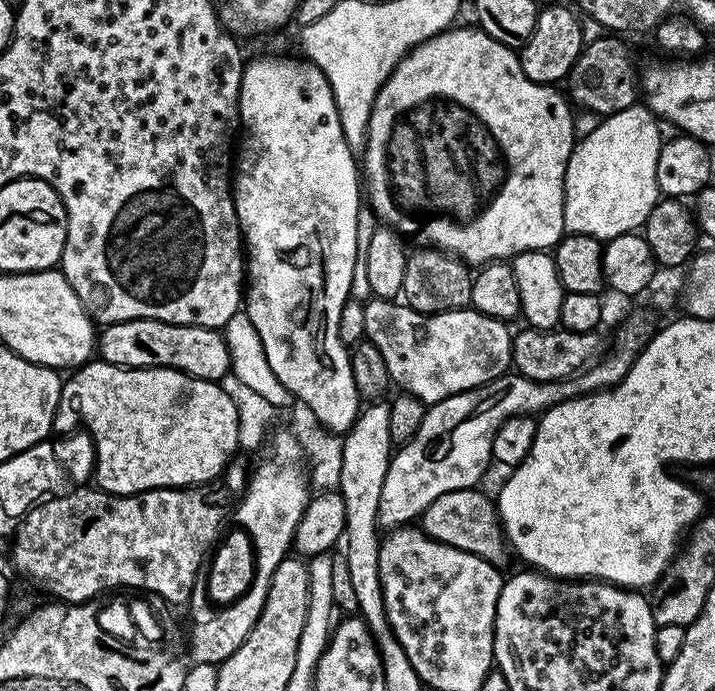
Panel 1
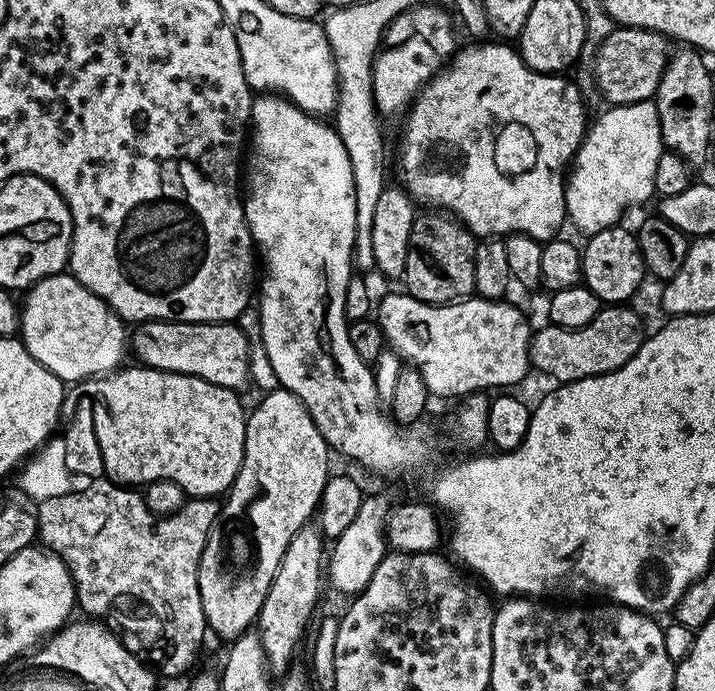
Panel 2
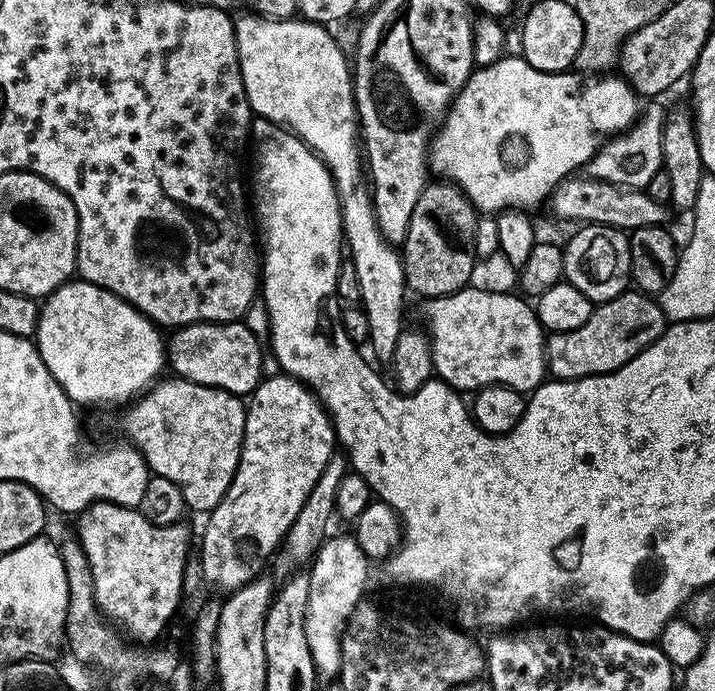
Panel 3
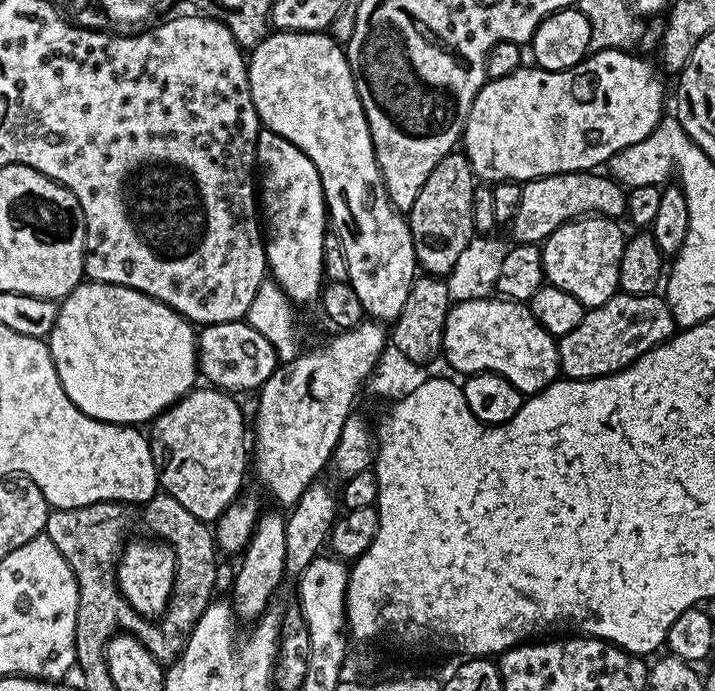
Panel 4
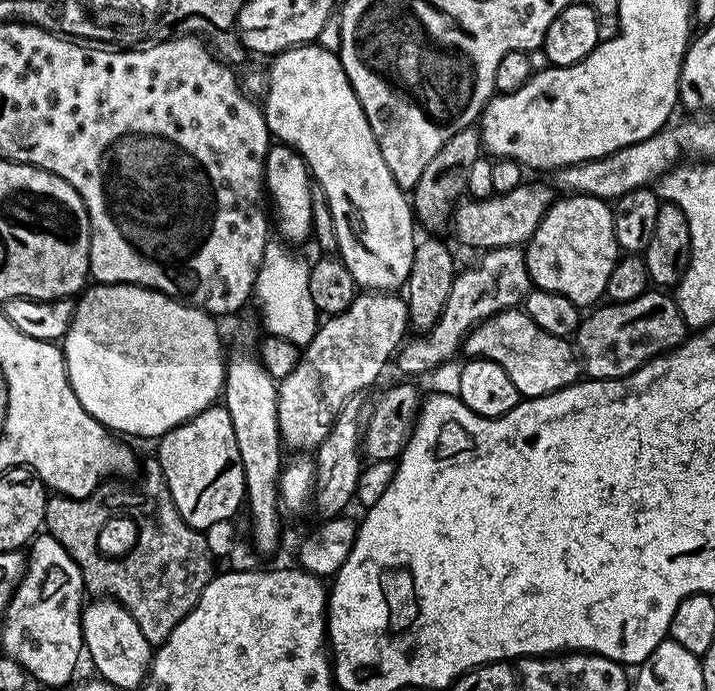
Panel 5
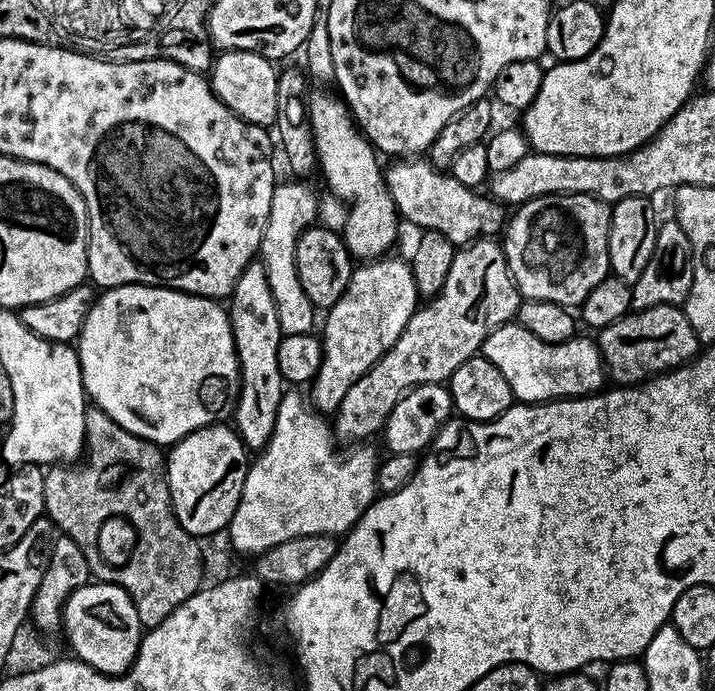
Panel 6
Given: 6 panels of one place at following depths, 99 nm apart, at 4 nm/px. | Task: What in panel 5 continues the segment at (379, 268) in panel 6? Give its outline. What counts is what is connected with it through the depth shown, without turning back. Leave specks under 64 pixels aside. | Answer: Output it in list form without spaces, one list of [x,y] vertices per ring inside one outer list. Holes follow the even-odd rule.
[[[371,290],[365,291],[363,294],[357,295],[354,302],[350,302],[350,306],[345,312],[340,312],[336,316],[329,316],[321,323],[320,327],[316,329],[314,338],[307,344],[300,354],[300,361],[294,366],[294,370],[290,374],[286,374],[284,380],[279,381],[278,384],[278,426],[280,427],[281,441],[289,449],[292,448],[308,448],[314,450],[326,438],[326,434],[330,434],[330,426],[334,426],[336,415],[342,410],[342,406],[347,402],[351,396],[363,393],[363,388],[368,388],[380,376],[380,371],[383,370],[387,364],[397,355],[398,349],[405,343],[406,335],[404,331],[409,331],[407,302],[405,297],[400,294],[393,294],[390,292],[373,292]]]

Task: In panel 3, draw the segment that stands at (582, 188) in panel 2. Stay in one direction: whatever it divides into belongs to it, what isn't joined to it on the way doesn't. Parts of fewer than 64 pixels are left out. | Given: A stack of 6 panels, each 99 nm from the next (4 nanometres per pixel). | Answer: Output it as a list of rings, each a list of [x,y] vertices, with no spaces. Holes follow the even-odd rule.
[[[658,102],[649,103],[641,111],[640,117],[628,129],[605,141],[603,147],[596,152],[586,165],[587,175],[591,179],[610,181],[615,184],[630,185],[633,188],[646,188],[654,174],[661,171],[663,160],[661,158],[661,134],[664,129],[666,115]]]

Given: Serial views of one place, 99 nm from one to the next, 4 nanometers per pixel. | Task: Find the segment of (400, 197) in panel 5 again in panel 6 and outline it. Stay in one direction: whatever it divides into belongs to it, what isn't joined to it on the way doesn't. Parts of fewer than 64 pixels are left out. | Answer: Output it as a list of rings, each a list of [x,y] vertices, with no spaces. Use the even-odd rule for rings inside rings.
[[[314,92],[307,97],[308,123],[316,143],[318,168],[322,176],[324,172],[329,190],[338,199],[348,203],[348,217],[344,220],[344,228],[342,227],[344,247],[360,262],[383,257],[396,240],[398,213],[392,195],[384,184],[385,169],[382,164],[380,168],[381,157],[356,127],[348,105],[339,95]]]

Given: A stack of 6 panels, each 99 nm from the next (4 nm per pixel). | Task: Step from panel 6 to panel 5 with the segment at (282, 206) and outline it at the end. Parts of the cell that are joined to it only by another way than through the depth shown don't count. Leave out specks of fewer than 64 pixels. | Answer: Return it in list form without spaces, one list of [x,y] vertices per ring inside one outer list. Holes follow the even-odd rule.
[[[269,239],[262,254],[262,266],[258,270],[254,300],[260,303],[259,323],[262,328],[264,323],[263,331],[270,336],[286,338],[286,342],[303,350],[314,338],[316,329],[322,323],[322,316],[316,311],[314,298],[310,295],[309,265],[304,264],[303,258],[296,252],[299,251],[295,247],[279,239]]]

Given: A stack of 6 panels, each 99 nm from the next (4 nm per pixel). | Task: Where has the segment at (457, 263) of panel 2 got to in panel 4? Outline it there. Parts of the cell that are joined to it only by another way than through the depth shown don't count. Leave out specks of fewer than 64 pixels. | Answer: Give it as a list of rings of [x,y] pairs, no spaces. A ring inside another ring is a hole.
[[[460,150],[445,154],[438,166],[430,170],[430,178],[422,182],[422,191],[418,193],[406,219],[414,242],[417,265],[427,275],[447,277],[467,244],[473,240],[472,199],[476,187],[477,177],[472,175],[470,162]]]

